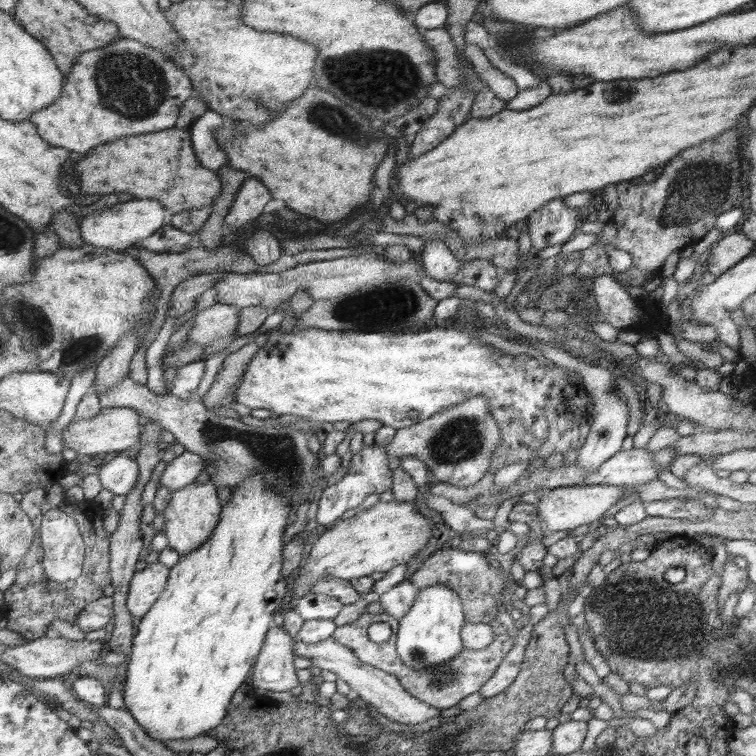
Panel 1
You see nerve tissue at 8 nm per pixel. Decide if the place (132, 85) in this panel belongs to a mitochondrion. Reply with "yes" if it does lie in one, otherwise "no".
yes

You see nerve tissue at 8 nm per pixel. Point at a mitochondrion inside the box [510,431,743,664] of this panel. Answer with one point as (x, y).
(642, 621)

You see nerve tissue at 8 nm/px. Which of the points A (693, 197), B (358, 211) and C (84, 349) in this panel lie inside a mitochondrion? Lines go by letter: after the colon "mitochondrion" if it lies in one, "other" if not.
A: mitochondrion
B: other
C: mitochondrion

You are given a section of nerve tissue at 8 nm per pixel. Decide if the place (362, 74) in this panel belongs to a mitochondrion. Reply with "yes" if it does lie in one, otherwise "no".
yes

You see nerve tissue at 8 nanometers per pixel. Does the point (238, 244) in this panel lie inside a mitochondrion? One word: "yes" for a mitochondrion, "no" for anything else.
no

